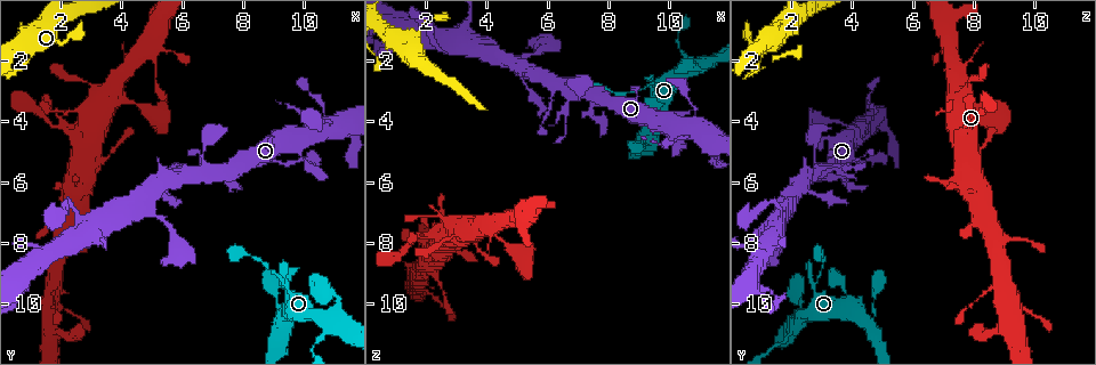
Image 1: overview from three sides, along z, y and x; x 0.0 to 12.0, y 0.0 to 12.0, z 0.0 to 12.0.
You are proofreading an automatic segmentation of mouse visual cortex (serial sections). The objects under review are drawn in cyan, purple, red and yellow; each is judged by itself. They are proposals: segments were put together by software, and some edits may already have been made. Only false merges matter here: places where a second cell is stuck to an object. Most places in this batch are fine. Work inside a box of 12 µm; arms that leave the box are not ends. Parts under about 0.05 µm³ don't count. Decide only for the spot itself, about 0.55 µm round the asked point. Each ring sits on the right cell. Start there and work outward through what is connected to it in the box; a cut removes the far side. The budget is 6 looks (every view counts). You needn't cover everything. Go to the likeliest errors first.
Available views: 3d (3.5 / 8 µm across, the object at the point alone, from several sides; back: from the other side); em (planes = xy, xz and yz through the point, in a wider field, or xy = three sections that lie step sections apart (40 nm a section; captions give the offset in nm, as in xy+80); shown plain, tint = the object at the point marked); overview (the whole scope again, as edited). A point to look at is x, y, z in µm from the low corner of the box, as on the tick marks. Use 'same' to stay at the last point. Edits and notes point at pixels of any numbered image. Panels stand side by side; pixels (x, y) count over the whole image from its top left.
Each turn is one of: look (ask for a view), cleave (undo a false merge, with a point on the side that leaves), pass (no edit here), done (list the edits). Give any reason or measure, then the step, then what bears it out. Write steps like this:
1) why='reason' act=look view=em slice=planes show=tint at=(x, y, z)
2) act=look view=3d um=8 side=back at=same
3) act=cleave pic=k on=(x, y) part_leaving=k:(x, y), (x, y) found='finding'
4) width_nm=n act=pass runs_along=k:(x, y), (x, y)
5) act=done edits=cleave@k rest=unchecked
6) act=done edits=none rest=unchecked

why='abrupt turn' act=look view=3d um=3.5 at=(9.2, 10.7, 4.6)

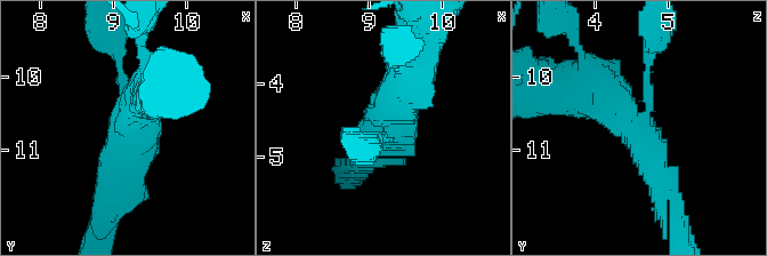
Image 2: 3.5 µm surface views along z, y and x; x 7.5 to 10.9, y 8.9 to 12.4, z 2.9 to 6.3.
act=look view=em slice=xy step=3 show=tint at=(9.25, 10.65, 4.60)

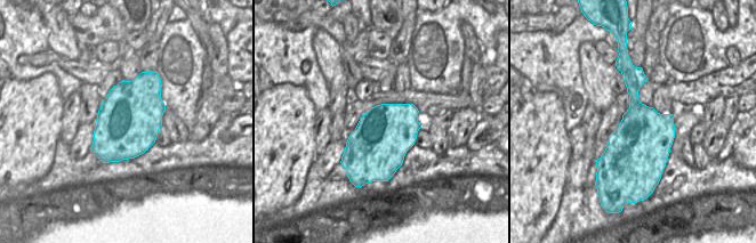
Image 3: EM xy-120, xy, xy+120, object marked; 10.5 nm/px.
why='another direction' act=look view=em slice=xy step=5 show=tint at=same

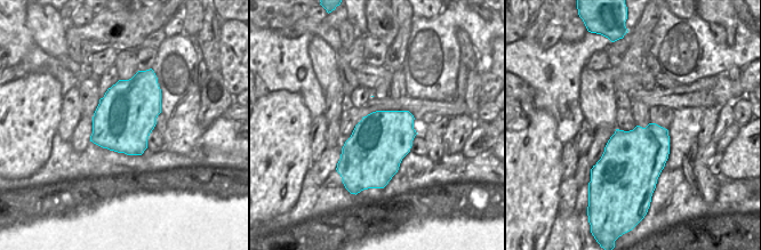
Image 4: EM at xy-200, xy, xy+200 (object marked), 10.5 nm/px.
act=pass runs_along=2:(579, 92), (637, 122), (661, 185) found='continuous, no second cell'

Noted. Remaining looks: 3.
why='three-way junction' act=look view=3d um=3.5 at=(2.2, 4.1, 7.7)

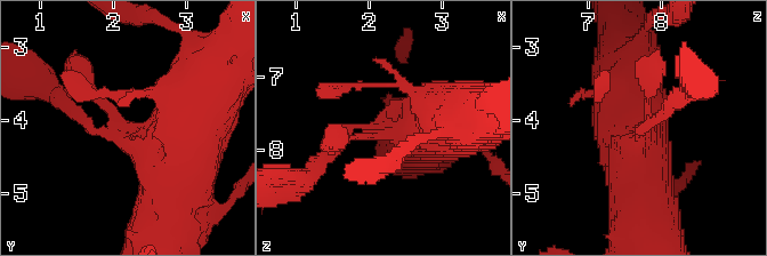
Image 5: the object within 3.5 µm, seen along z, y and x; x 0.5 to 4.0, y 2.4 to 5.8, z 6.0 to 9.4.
arms=3 arm_widths_nm=150,150,600 act=look view=em slice=xy step=1 show=tint at=(2.25, 4.15, 7.80)

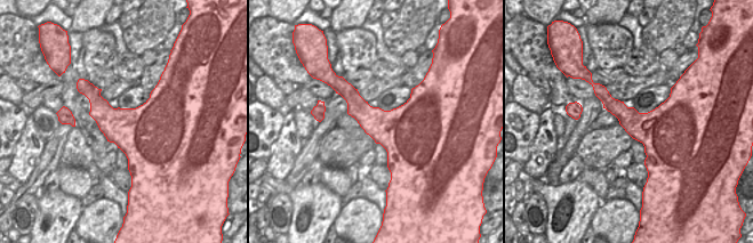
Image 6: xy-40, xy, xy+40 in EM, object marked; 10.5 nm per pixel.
act=pass runs_along=5:(455, 140), (350, 128), (329, 154) found='continuous, no second cell'

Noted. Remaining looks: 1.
why='thin neck' act=look view=3d um=3.5 at=(0.9, 2.0, 1.0)

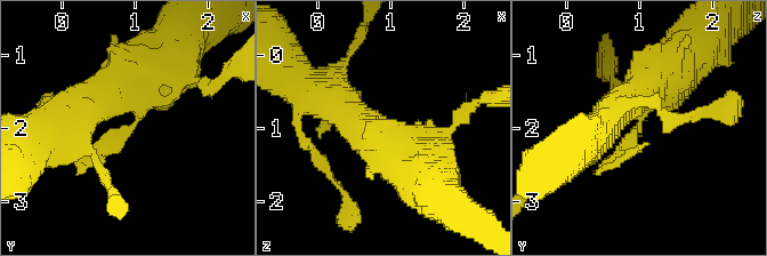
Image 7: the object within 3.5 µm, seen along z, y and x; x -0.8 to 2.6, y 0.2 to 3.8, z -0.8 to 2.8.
act=pass runs_along=7:(428, 167), (376, 120), (327, 120) found='one cell here'

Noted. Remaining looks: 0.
act=done edits=none rest=unchecked

